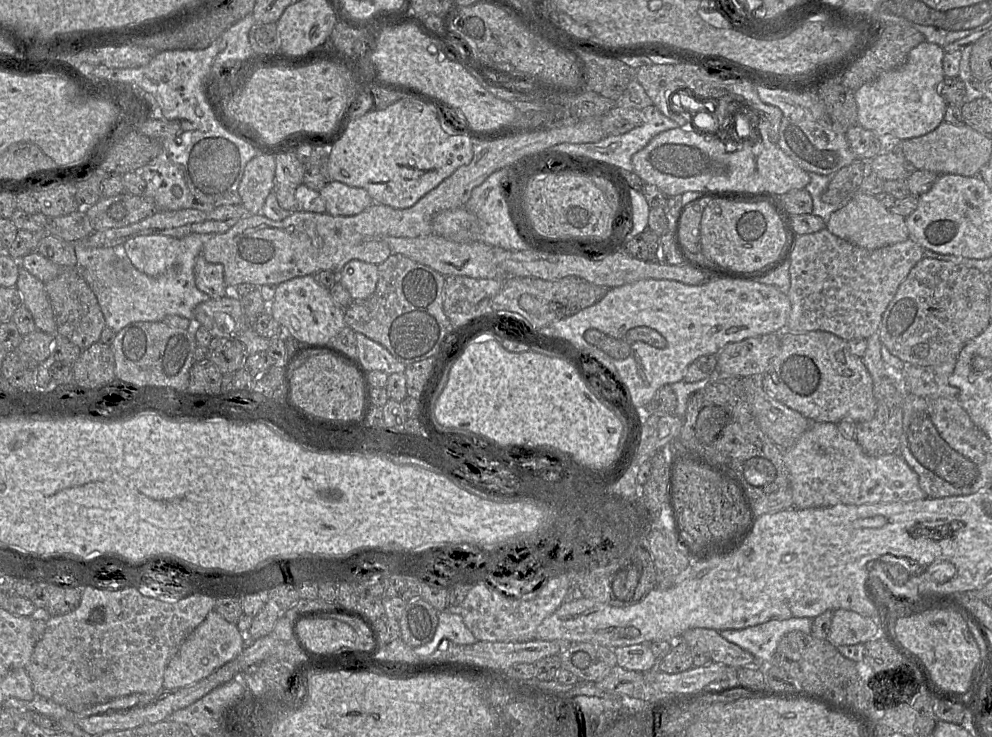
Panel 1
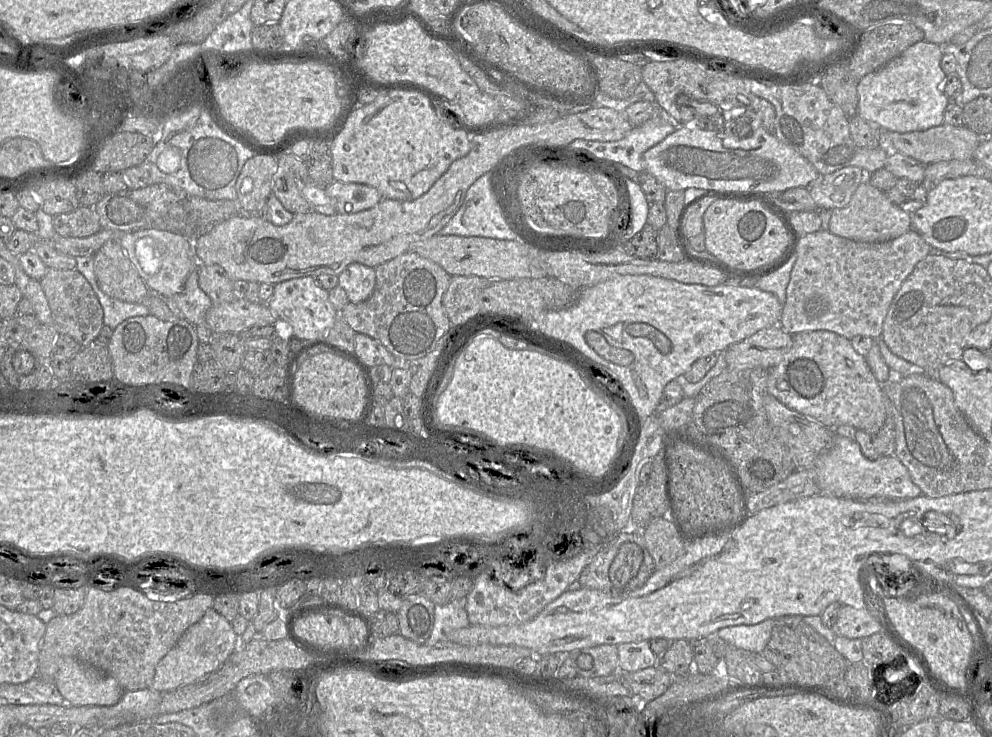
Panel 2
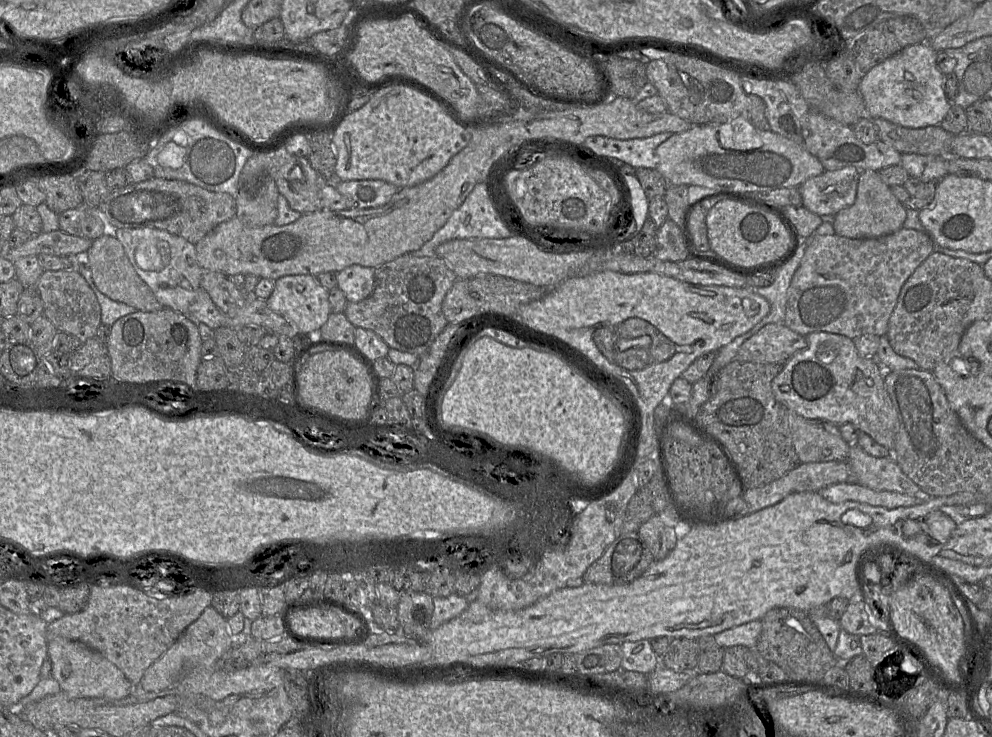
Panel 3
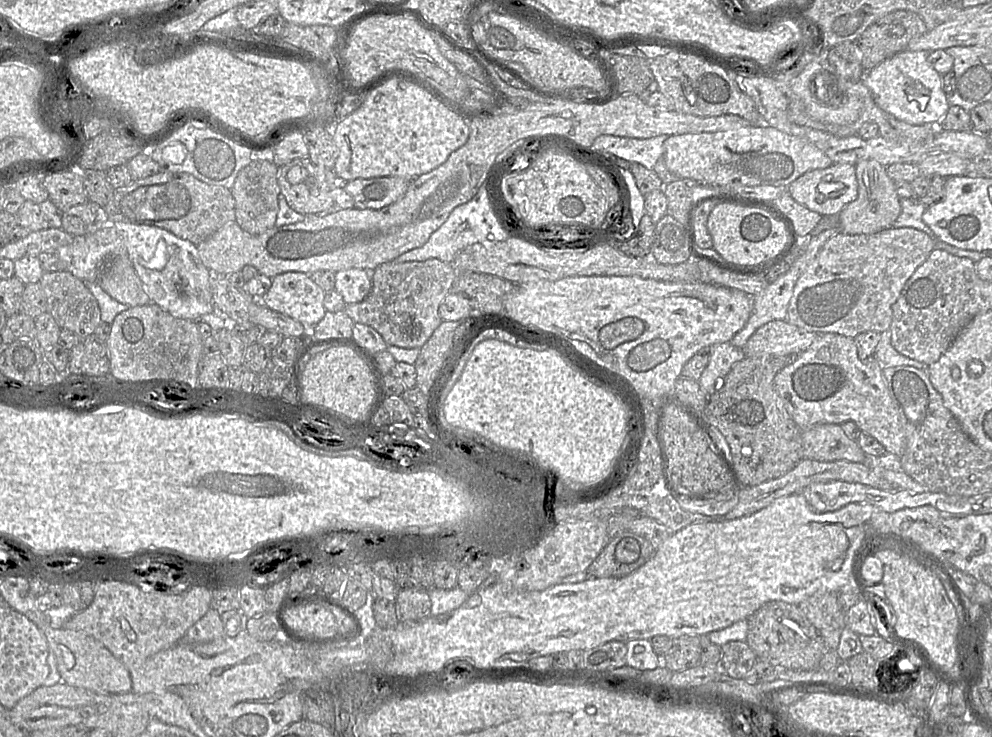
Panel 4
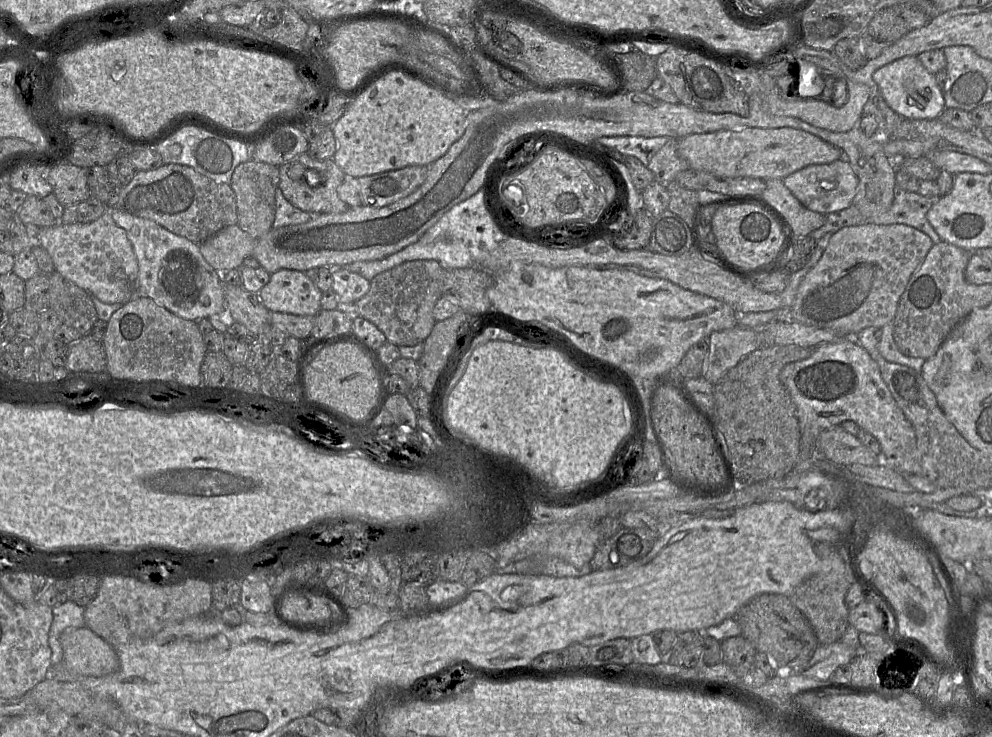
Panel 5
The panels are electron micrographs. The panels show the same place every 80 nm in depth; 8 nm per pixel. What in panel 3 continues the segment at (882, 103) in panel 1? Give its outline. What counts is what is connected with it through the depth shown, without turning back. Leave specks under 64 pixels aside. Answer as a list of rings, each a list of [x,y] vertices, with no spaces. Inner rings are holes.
[[[928,42],[912,44],[886,58],[865,73],[860,81],[858,93],[864,101],[867,117],[870,119],[883,118],[908,128],[940,125],[950,110],[951,101],[944,91],[944,74],[936,64],[937,53]]]

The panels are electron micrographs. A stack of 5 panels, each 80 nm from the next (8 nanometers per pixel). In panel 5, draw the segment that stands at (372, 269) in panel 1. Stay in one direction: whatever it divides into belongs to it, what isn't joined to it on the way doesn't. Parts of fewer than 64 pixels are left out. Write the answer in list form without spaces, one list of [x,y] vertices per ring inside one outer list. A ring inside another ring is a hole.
[[[346,269],[332,270],[332,287],[340,306],[352,306],[370,289],[370,281]]]

